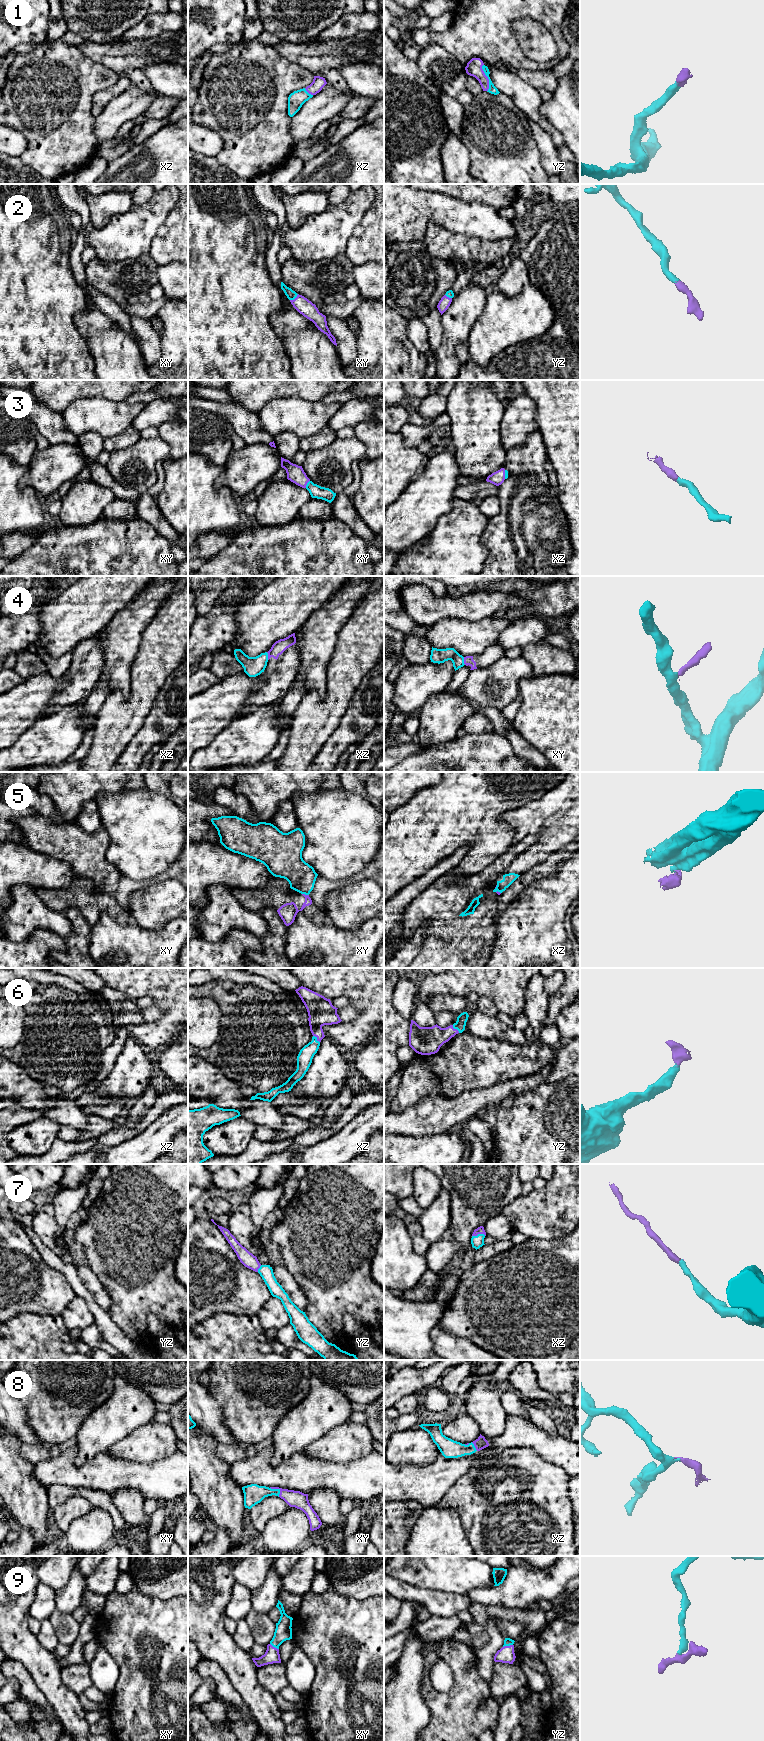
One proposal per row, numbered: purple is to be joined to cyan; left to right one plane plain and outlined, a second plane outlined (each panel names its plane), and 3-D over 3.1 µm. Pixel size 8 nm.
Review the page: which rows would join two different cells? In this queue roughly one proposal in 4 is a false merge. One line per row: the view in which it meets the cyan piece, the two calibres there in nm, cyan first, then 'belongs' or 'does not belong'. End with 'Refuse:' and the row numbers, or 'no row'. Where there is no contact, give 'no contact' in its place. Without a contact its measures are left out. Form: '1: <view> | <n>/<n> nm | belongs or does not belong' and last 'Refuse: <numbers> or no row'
1: yz | 70/130 nm | belongs
2: xy | 80/130 nm | belongs
3: xy | 110/140 nm | belongs
4: xz | 160/100 nm | does not belong
5: xy | 220/140 nm | does not belong
6: xz | 130/220 nm | belongs
7: xz | 100/60 nm | belongs
8: xy | 160/140 nm | belongs
9: yz | 60/130 nm | belongs
Refuse: 4, 5

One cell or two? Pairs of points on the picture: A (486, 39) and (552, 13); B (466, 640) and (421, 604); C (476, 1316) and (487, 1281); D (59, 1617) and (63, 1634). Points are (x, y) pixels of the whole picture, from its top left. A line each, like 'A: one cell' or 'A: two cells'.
A: one cell
B: two cells
C: one cell
D: one cell

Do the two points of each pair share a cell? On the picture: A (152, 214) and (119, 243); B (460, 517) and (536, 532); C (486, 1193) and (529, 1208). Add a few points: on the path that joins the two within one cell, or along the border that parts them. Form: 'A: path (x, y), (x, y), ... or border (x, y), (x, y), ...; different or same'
A: path (144, 220), (127, 235); same
B: border (489, 518), (483, 534), (487, 546); different
C: border (521, 1194), (516, 1196), (500, 1213); different

